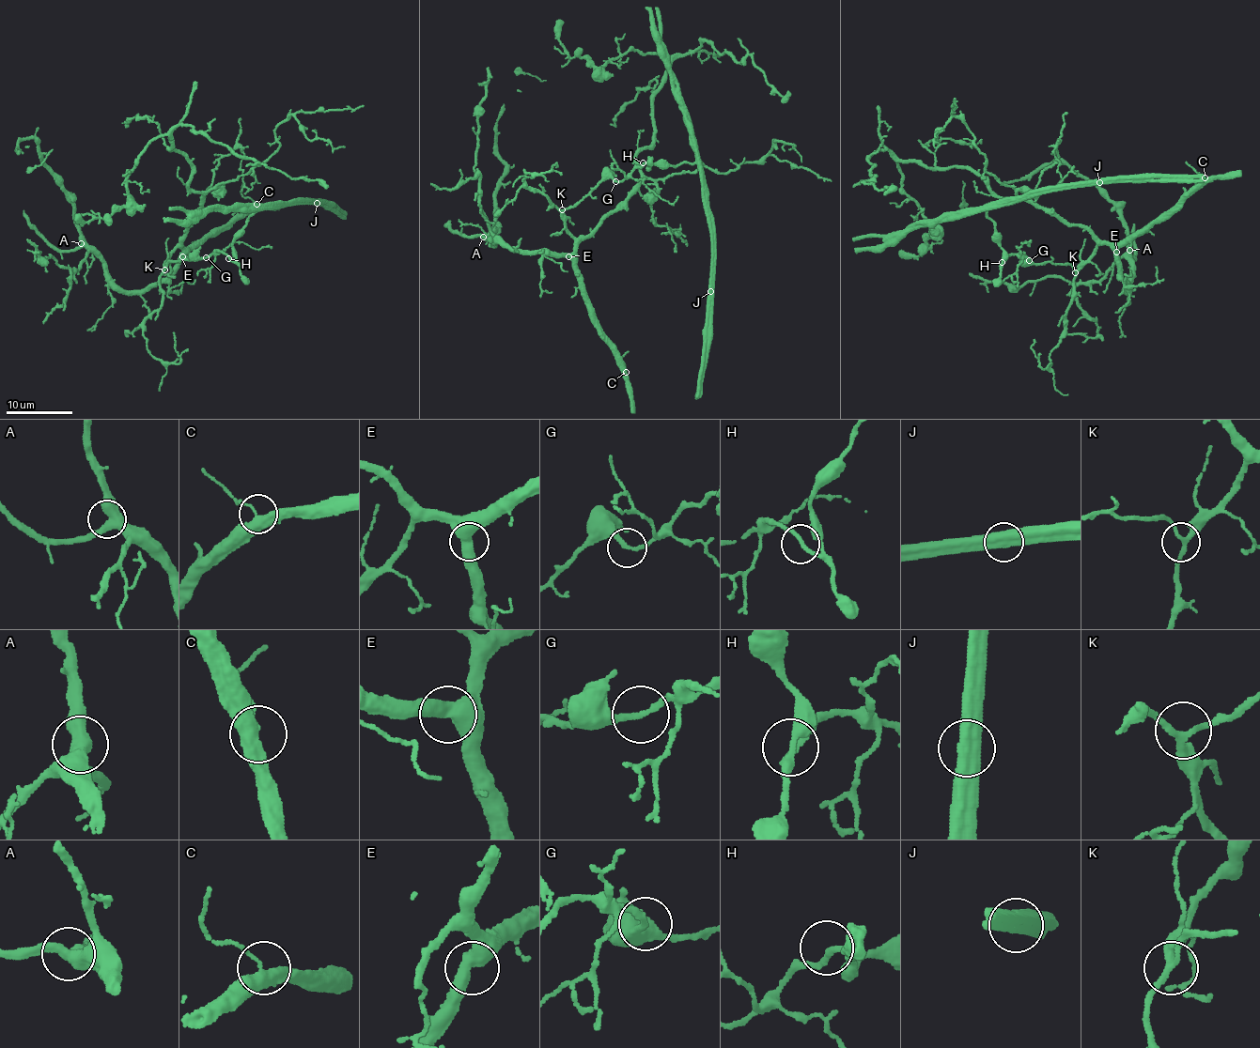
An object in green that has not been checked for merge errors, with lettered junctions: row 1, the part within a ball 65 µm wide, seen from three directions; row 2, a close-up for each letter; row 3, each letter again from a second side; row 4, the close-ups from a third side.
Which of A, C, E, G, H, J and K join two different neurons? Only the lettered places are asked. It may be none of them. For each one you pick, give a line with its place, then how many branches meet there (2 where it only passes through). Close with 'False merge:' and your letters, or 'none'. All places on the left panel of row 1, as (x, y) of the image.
G: at (206, 257); 2 branches meet
J: at (317, 203); 2 branches meet
False merge: G, J

